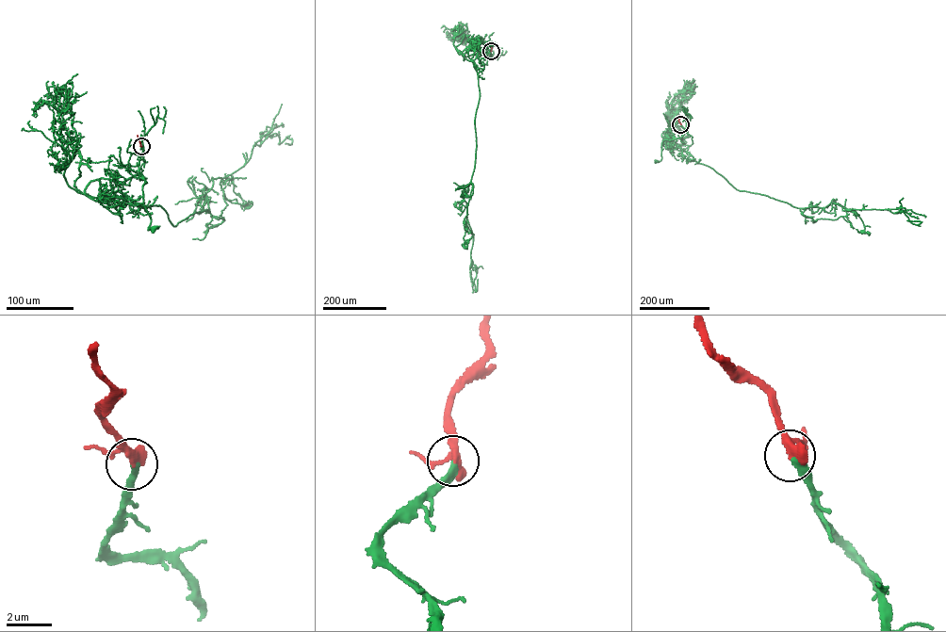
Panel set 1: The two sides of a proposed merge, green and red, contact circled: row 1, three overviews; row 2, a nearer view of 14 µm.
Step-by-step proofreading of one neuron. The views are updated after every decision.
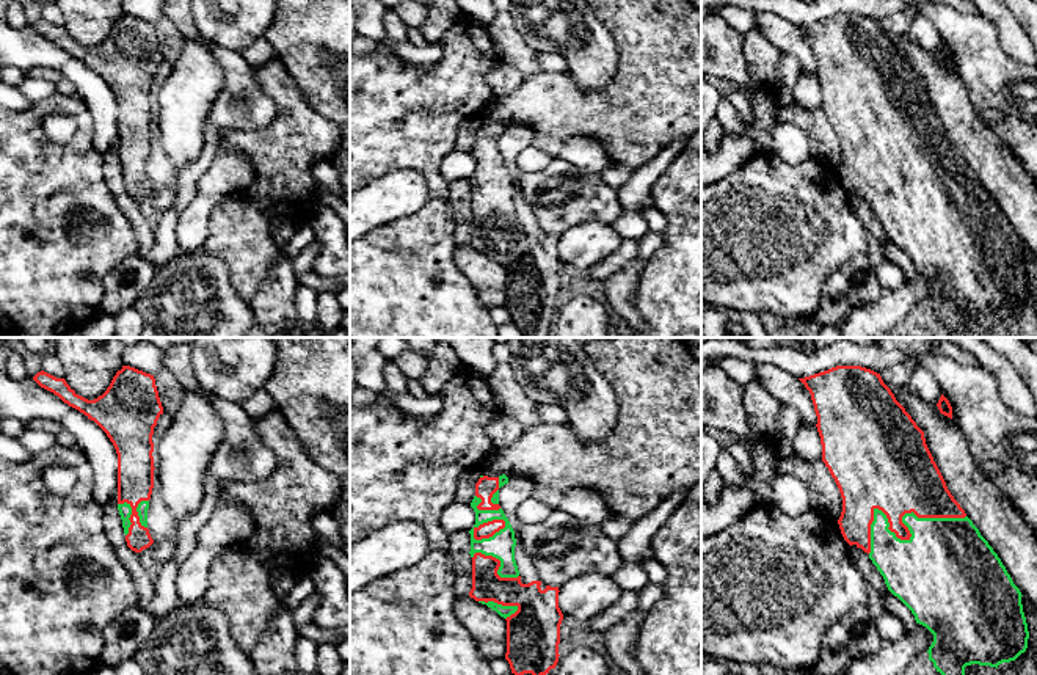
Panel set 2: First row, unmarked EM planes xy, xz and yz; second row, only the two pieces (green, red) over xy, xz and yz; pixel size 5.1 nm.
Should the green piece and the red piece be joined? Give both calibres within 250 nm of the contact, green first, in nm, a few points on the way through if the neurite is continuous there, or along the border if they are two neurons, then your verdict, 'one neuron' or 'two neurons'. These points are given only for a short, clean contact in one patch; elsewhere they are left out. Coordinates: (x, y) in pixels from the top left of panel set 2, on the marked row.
calibres 500 and 220 nm; one neuron

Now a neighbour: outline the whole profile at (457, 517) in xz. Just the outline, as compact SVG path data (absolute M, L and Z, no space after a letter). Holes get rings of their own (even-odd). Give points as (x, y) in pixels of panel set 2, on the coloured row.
M452 502L441 513L441 527L447 534L471 531L475 524L475 512L471 504Z

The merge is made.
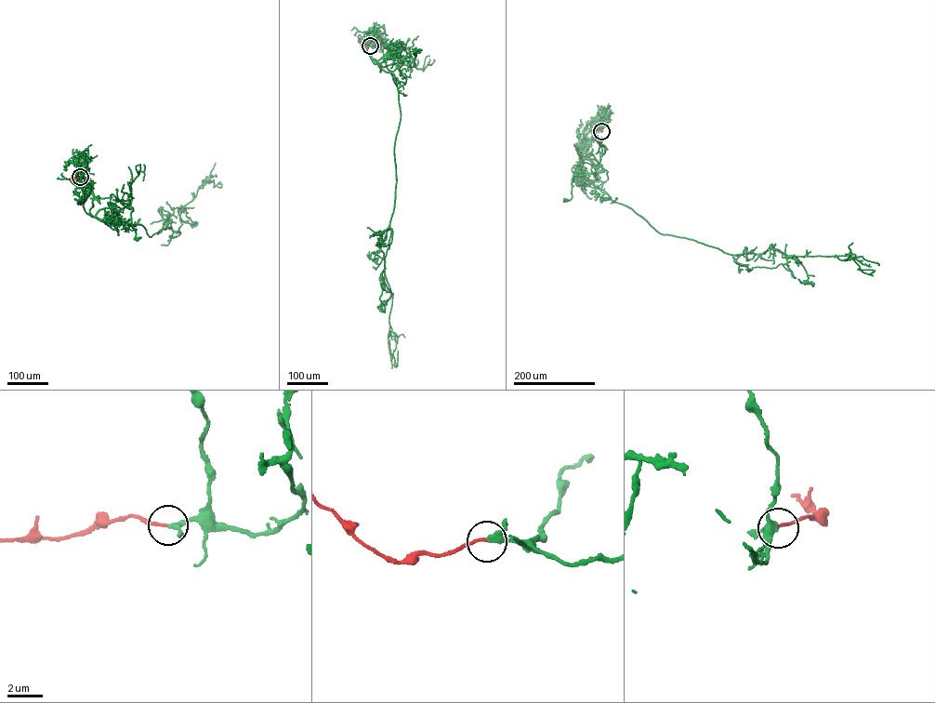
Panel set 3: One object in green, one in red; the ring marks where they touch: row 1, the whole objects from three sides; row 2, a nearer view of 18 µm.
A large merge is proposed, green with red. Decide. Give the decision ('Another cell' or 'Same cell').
Same cell

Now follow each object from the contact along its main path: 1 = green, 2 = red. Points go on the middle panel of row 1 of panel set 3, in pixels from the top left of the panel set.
1: (370, 46), (382, 39), (370, 55), (383, 67), (409, 64), (416, 55), (414, 49), (414, 55), (417, 50)
2: (370, 46), (358, 39)

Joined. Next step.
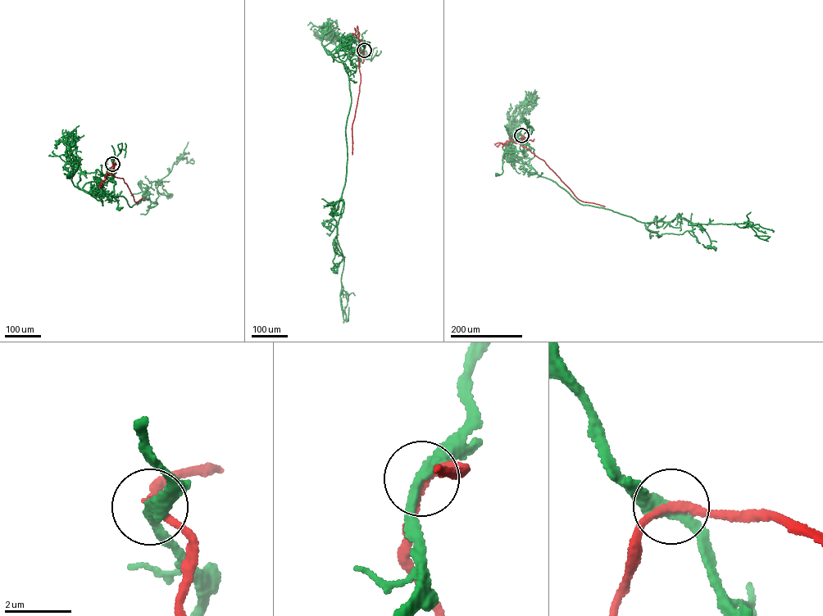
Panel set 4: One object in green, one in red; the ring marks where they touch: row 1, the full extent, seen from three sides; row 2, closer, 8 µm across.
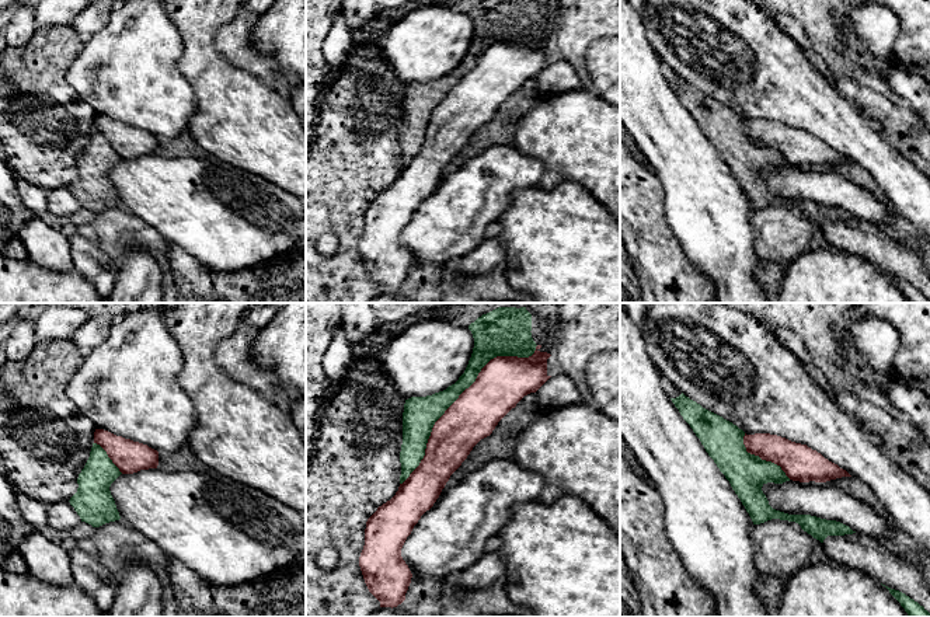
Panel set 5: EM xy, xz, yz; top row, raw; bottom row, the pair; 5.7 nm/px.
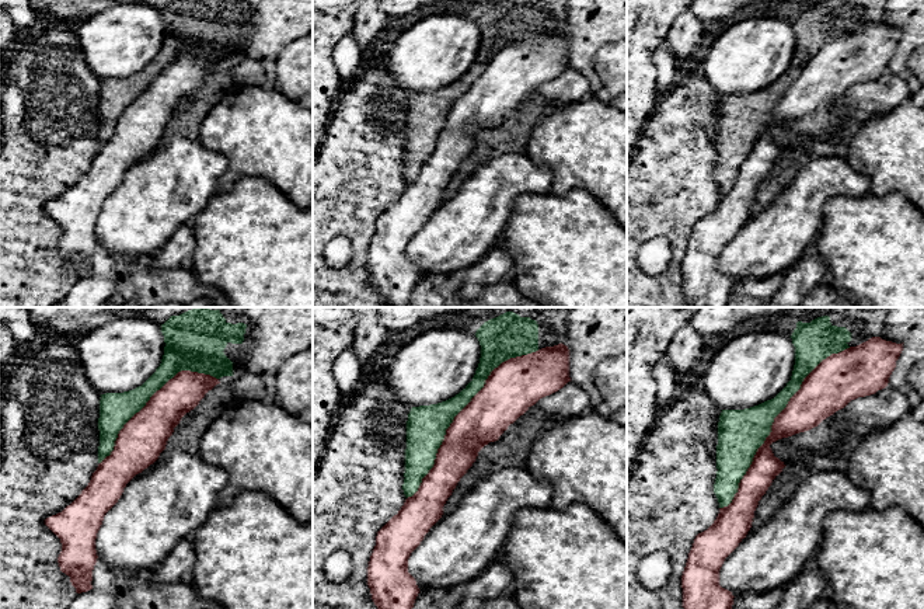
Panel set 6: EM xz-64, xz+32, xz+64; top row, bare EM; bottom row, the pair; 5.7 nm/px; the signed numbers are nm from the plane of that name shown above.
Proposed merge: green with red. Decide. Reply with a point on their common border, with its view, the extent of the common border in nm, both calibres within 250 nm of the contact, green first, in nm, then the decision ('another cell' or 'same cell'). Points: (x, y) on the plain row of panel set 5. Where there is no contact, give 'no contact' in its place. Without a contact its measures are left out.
xz (457, 83) | 1100 nm | 190/280 nm | another cell

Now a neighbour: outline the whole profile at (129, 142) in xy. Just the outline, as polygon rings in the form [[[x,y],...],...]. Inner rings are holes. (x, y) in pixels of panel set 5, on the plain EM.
[[[95,115],[94,129],[100,130],[122,160],[157,154],[159,137],[147,130],[116,122],[104,115]]]

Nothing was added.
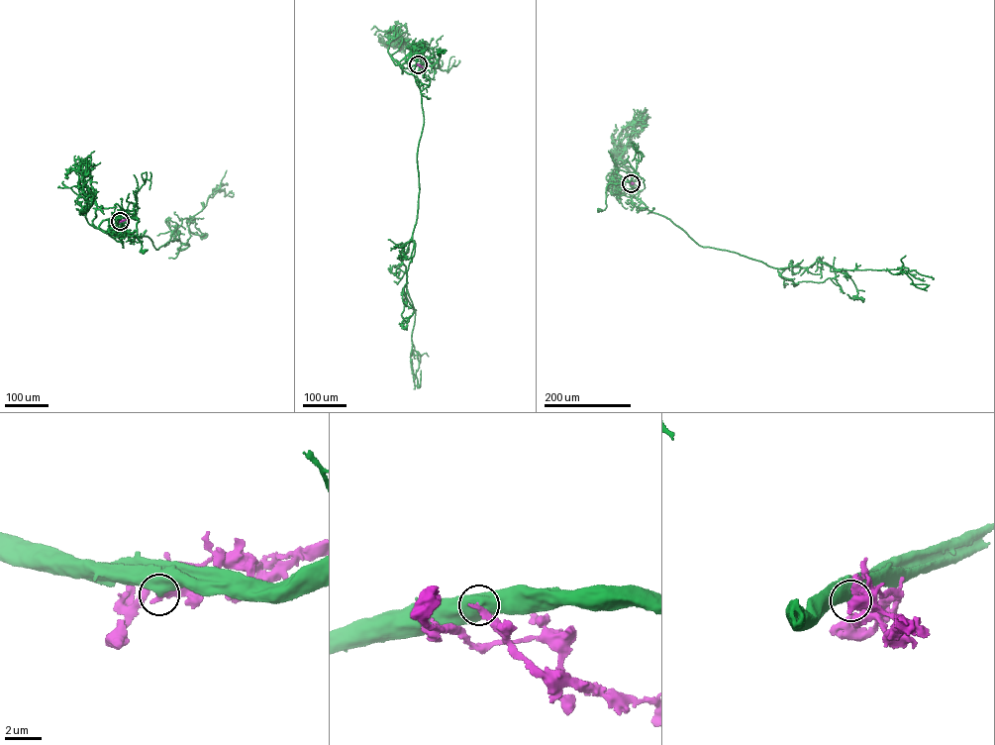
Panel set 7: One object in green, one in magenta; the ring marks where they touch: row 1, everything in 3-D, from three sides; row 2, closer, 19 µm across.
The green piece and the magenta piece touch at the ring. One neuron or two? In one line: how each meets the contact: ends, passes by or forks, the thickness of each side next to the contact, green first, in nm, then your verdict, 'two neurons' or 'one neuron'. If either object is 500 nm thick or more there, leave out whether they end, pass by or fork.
650/280 nm | two neurons

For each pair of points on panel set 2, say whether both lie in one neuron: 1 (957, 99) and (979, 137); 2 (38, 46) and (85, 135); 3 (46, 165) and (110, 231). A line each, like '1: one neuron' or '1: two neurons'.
1: one neuron
2: two neurons
3: one neuron

